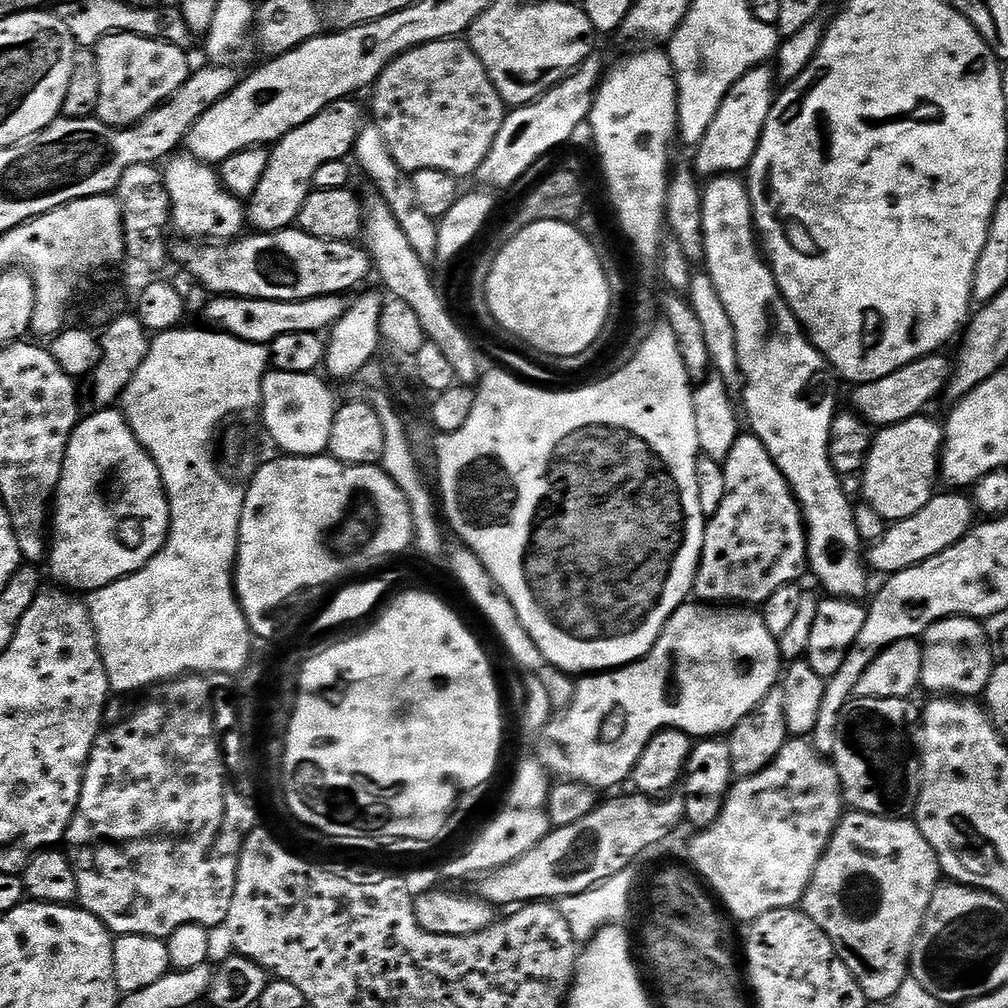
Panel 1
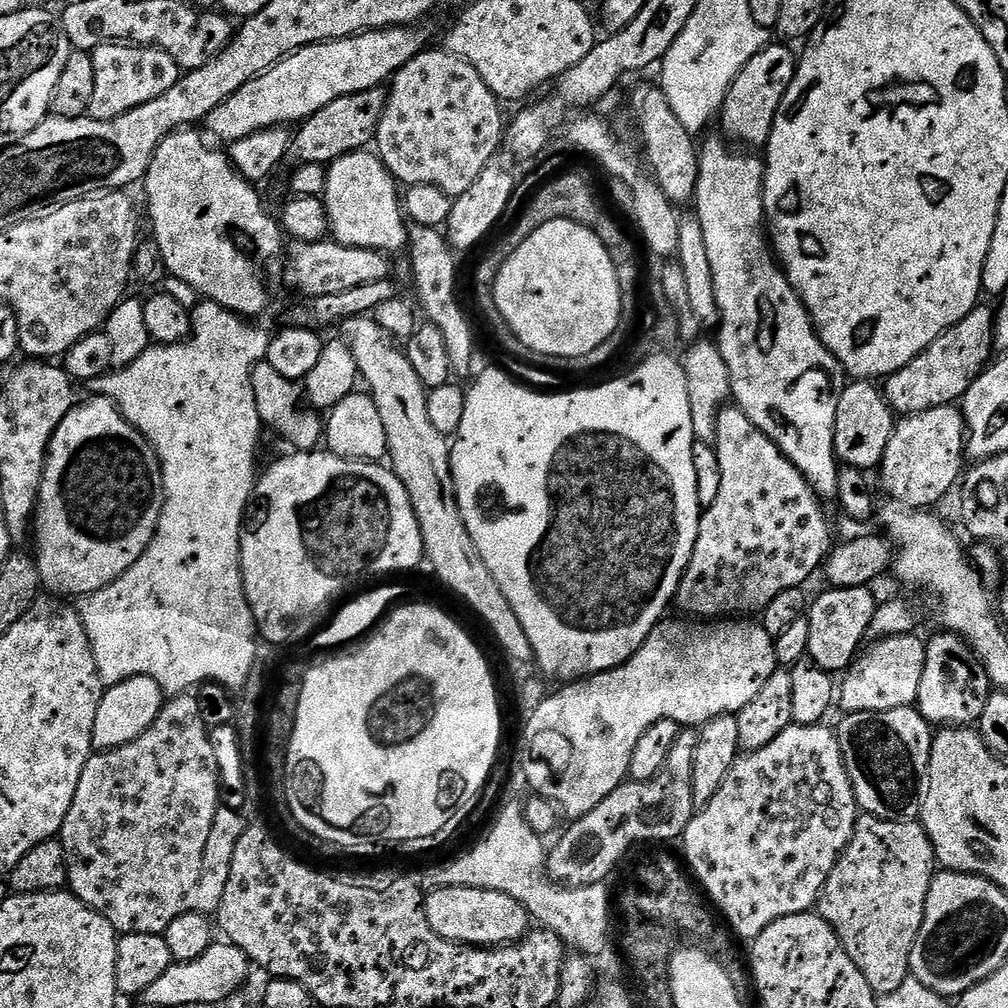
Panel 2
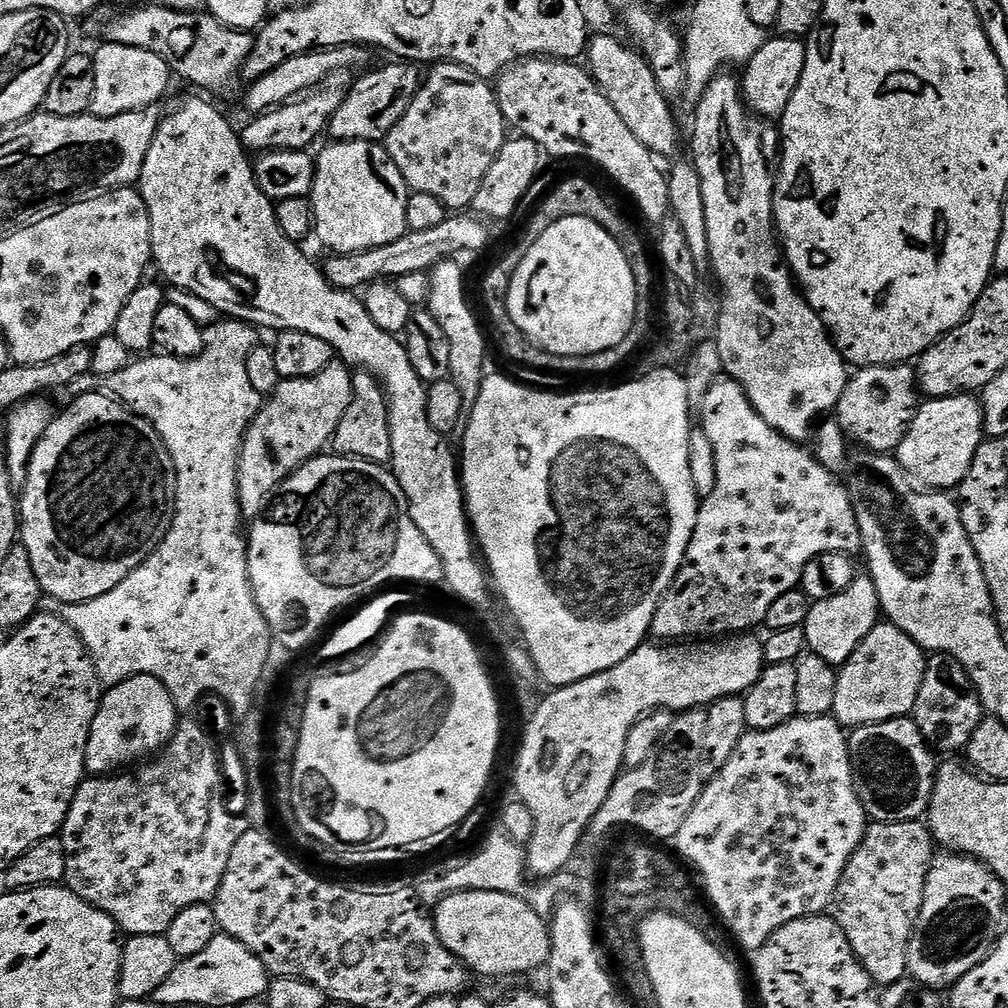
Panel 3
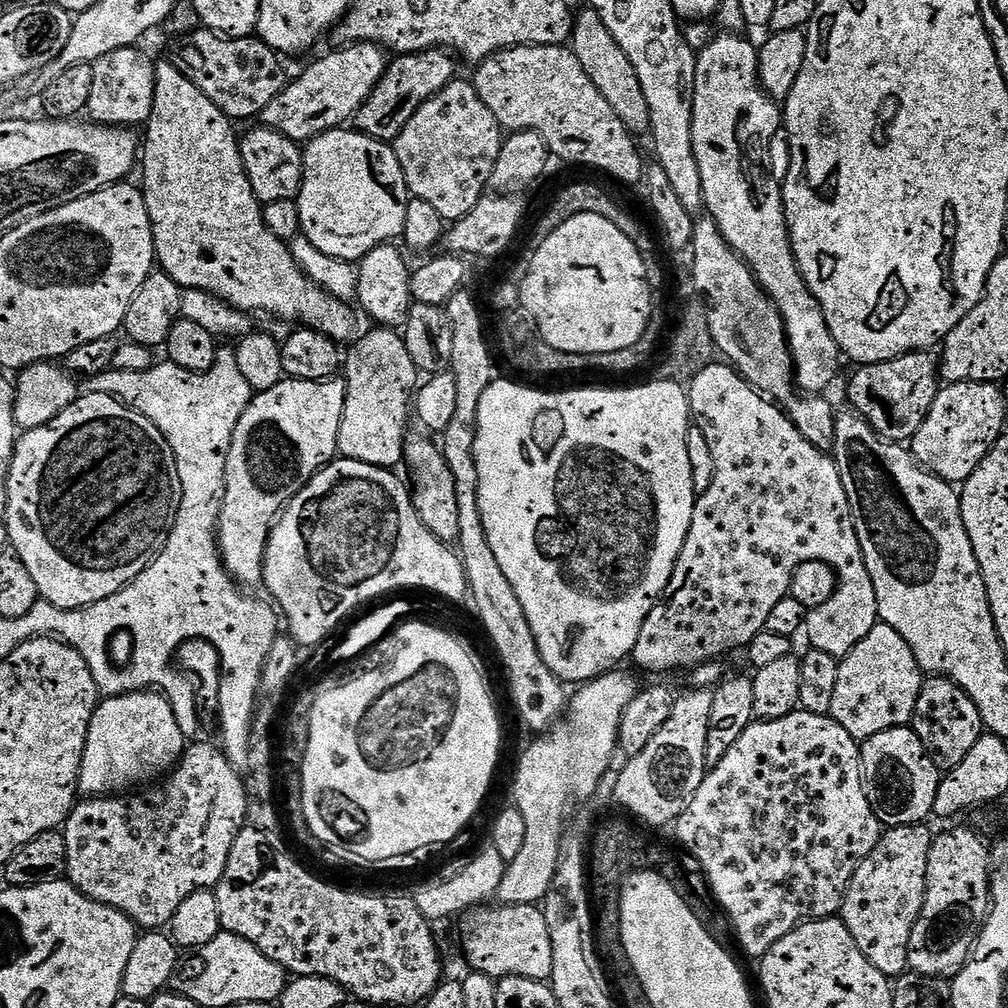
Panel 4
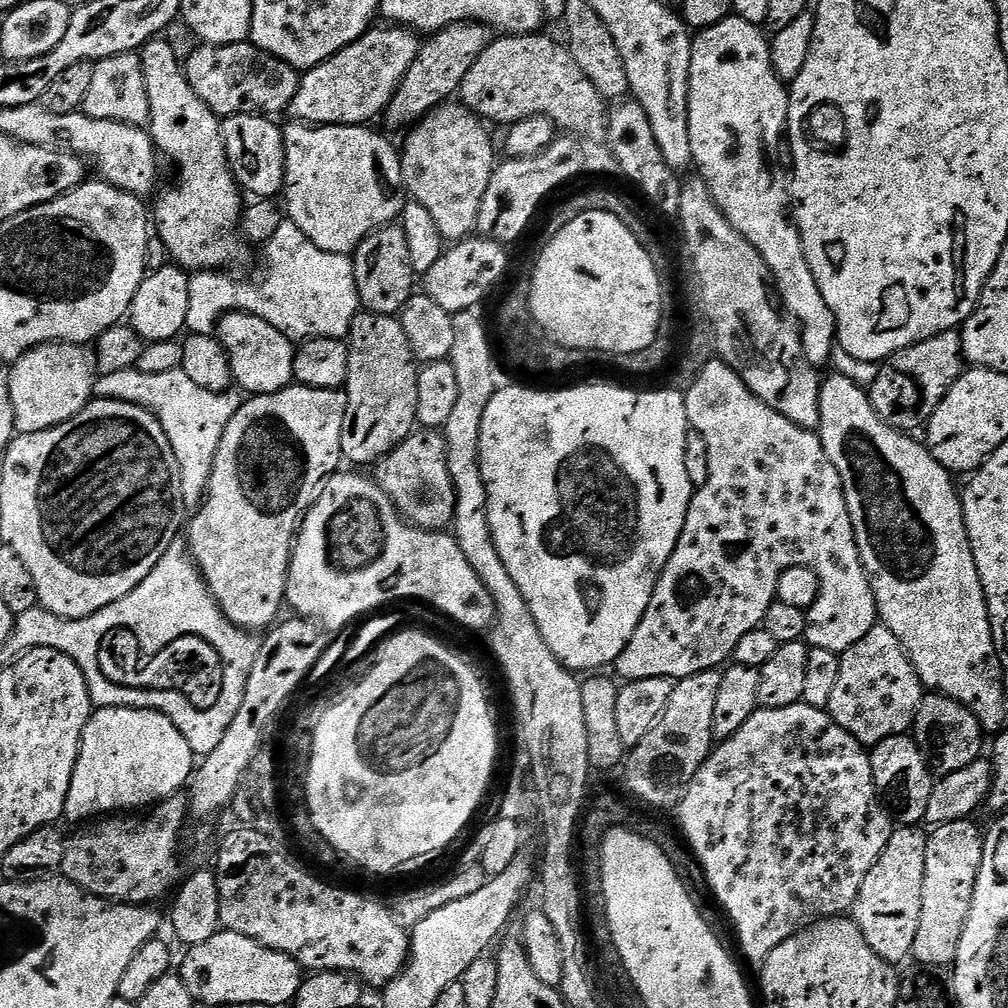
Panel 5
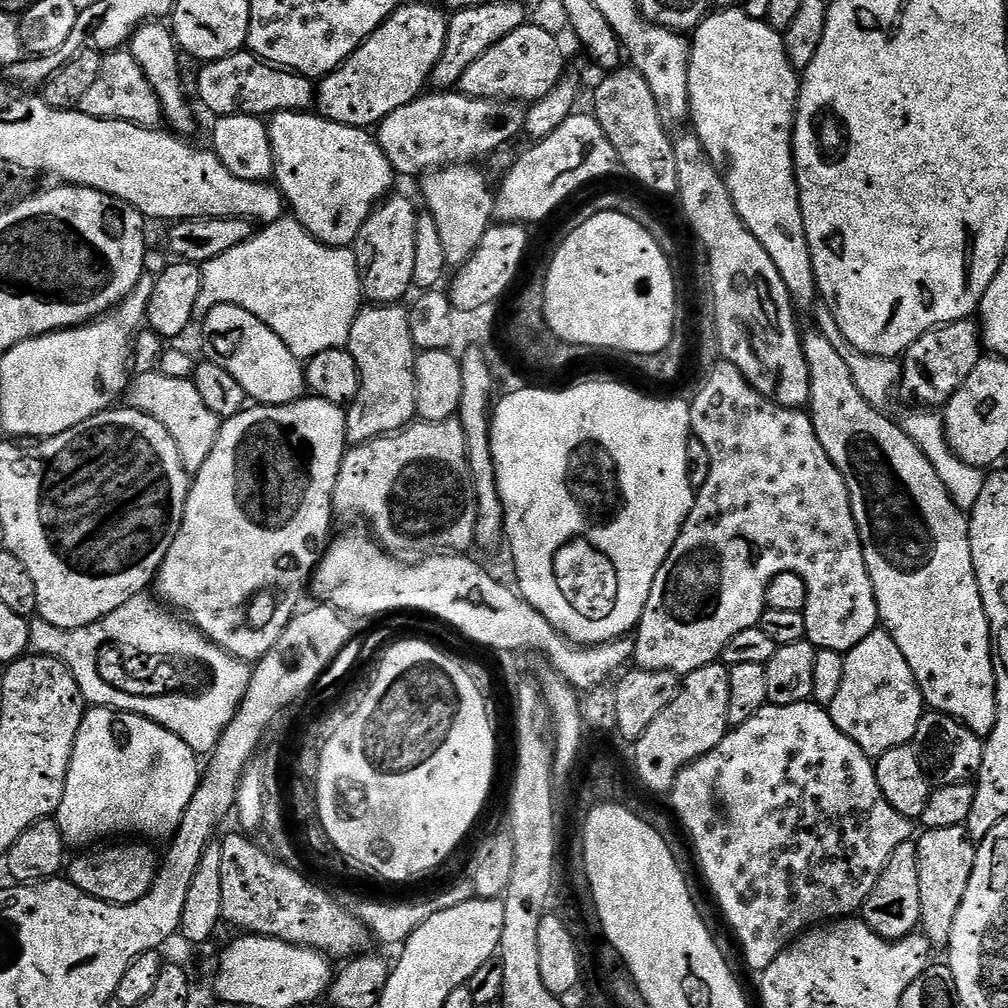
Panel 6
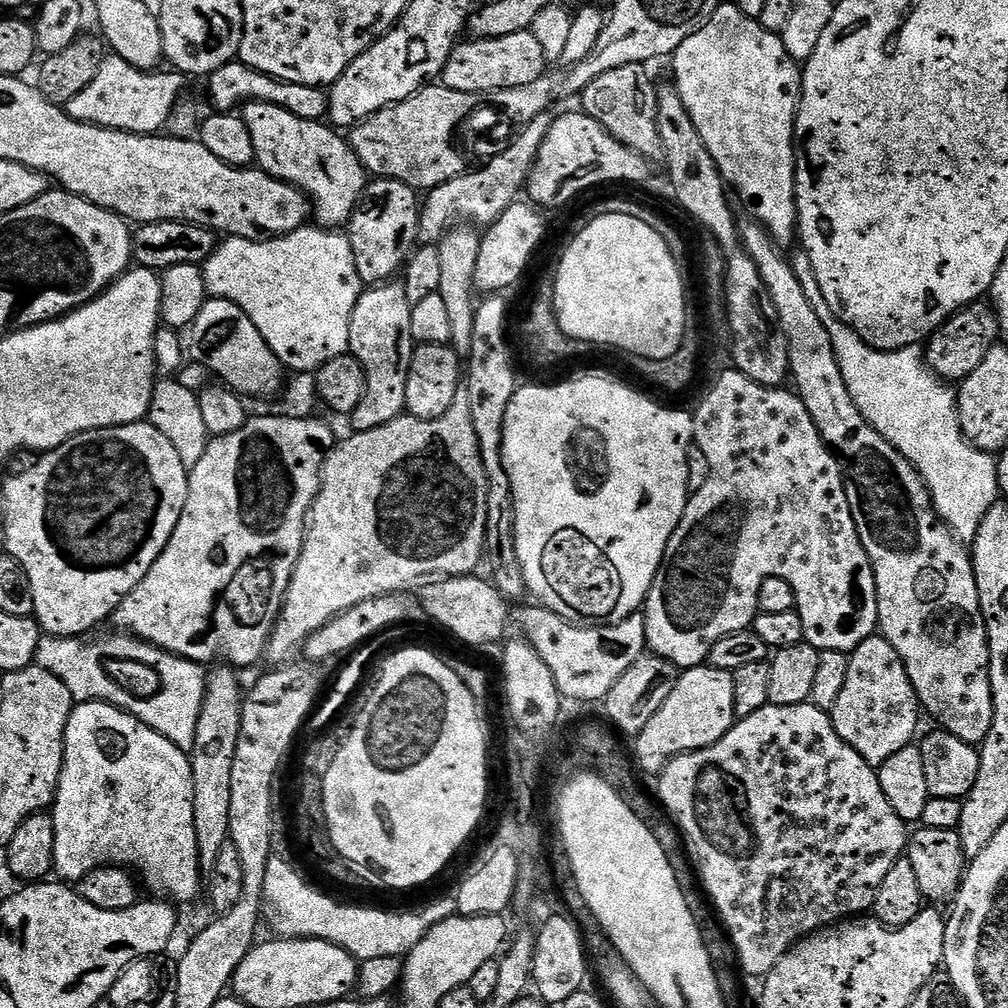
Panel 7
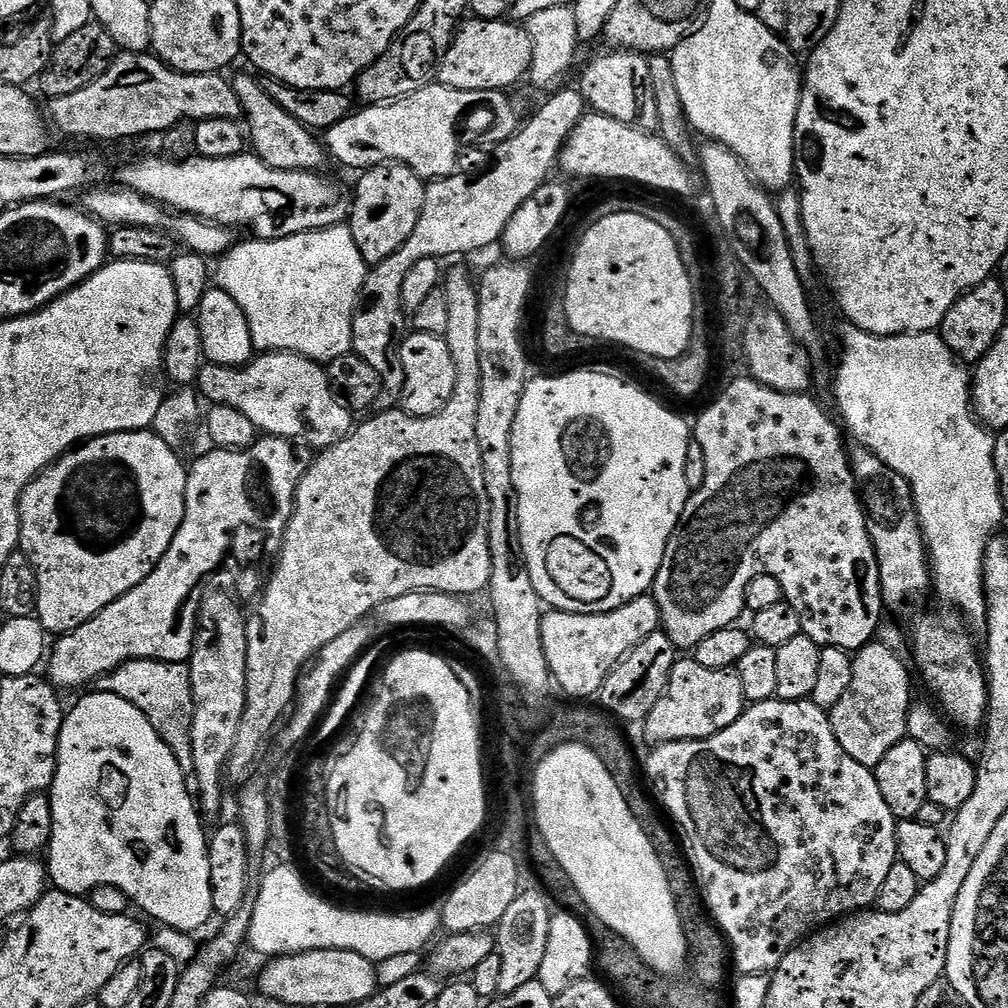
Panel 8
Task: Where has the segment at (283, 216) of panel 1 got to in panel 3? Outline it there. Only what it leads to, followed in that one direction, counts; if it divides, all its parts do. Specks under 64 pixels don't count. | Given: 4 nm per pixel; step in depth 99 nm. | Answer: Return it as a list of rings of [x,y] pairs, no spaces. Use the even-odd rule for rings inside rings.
[[[392,62],[377,72],[368,70],[364,76],[345,95],[344,101],[338,106],[328,123],[326,132],[333,141],[371,140],[383,142],[398,126],[398,118],[406,114],[410,102],[414,102],[414,94],[418,94],[422,83],[422,72],[411,62]]]

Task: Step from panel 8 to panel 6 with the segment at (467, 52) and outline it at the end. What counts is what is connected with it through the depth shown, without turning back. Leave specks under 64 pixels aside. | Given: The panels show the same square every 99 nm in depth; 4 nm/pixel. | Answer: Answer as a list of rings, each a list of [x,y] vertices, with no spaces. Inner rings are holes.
[[[525,22],[514,34],[506,34],[502,42],[490,46],[482,58],[470,62],[462,74],[458,88],[474,99],[531,102],[540,100],[566,75],[561,41],[546,30]]]

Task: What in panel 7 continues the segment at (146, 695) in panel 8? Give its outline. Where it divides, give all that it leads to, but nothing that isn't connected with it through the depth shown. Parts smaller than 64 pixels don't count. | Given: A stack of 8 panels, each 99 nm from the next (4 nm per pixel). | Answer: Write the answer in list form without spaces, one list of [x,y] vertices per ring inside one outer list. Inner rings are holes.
[[[131,634],[116,635],[120,636],[104,636],[101,640],[88,640],[92,638],[79,636],[41,635],[34,661],[35,667],[50,670],[50,674],[62,678],[73,701],[101,700],[104,704],[123,708],[130,715],[142,720],[146,726],[162,734],[162,738],[170,738],[174,746],[190,750],[194,746],[204,694],[208,690],[205,665],[176,656],[165,648],[156,648],[147,640],[141,640]],[[116,664],[141,664],[144,668],[153,668],[160,679],[160,689],[153,696],[135,696],[130,689],[123,688],[115,680]]]

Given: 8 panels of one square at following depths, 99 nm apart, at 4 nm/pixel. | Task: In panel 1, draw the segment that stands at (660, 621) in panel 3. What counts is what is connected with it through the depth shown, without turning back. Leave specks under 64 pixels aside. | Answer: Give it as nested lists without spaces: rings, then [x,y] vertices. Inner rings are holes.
[[[751,434],[737,436],[734,446],[730,446],[730,454],[722,463],[726,474],[726,494],[722,498],[722,506],[718,506],[718,514],[707,517],[700,565],[692,590],[697,601],[709,606],[762,606],[776,590],[801,581],[804,572],[807,573],[807,529],[804,527],[804,517],[800,515],[800,503],[796,501],[796,495],[758,437]]]

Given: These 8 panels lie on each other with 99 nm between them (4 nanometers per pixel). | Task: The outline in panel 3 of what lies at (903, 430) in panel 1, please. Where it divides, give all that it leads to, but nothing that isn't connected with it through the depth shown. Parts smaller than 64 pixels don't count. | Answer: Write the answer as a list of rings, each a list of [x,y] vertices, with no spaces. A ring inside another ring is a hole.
[[[961,394],[938,398],[937,400],[928,398],[917,407],[916,417],[912,419],[912,424],[902,438],[902,442],[896,447],[894,455],[898,463],[900,463],[901,469],[913,481],[921,480],[924,483],[921,485],[927,486],[932,490],[956,490],[959,489],[964,479],[968,477],[970,466],[974,462],[974,458],[985,439],[984,409],[981,401],[975,395]]]

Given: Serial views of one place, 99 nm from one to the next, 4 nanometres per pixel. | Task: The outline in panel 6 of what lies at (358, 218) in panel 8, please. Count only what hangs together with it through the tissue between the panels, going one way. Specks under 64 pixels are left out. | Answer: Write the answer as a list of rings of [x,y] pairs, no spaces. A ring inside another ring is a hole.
[[[389,195],[376,205],[376,209],[366,218],[354,245],[361,297],[376,306],[399,305],[403,301],[400,299],[414,288],[418,208],[415,208],[406,197],[396,195]]]

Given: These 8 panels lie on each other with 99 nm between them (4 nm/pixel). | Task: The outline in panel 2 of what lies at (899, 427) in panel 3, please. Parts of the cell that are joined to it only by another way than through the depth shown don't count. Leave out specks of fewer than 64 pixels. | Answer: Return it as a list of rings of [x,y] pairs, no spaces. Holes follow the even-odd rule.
[[[857,380],[849,383],[838,398],[838,414],[834,418],[834,446],[836,458],[841,465],[849,464],[860,472],[879,469],[882,458],[886,454],[886,445],[890,443],[890,434],[896,428],[897,417],[892,407],[884,399],[884,393],[875,383],[866,380]]]

